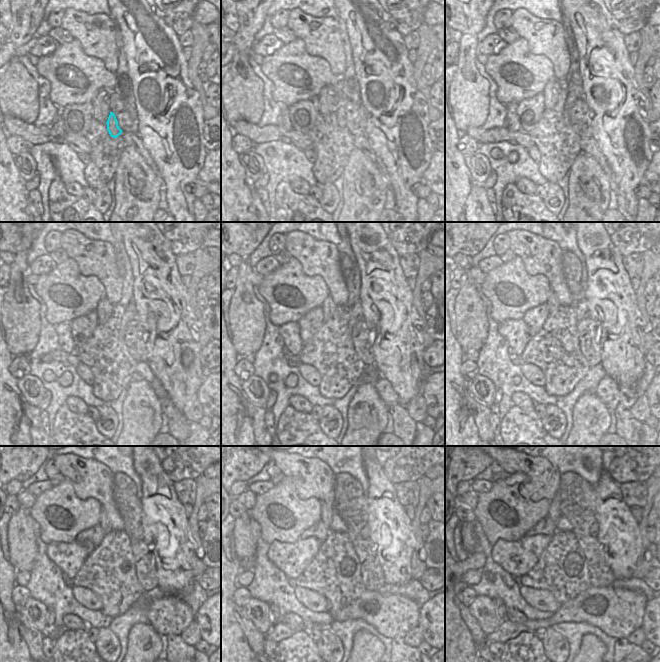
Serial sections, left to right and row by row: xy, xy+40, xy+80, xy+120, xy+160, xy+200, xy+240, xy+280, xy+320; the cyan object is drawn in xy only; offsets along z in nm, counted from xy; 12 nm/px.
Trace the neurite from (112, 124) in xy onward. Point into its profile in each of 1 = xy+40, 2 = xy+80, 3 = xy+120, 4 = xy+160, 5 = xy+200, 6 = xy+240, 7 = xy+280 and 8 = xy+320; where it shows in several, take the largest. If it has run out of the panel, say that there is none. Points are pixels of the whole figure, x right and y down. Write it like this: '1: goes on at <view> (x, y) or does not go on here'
1: goes on at xy+40 (340, 113)
2: goes on at xy+80 (571, 98)
3: goes on at xy+120 (129, 315)
4: goes on at xy+160 (356, 314)
5: goes on at xy+200 (582, 312)
6: goes on at xy+240 (138, 534)
7: goes on at xy+280 (365, 533)
8: goes on at xy+320 (594, 529)

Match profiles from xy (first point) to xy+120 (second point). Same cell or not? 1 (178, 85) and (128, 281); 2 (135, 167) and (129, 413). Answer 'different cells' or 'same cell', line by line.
1: different cells
2: same cell

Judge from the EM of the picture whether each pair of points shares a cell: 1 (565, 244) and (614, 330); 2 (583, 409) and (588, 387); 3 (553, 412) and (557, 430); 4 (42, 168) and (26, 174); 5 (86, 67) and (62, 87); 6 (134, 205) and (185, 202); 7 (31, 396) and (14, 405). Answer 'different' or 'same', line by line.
1: different
2: different
3: same
4: different
5: same
6: different
7: different

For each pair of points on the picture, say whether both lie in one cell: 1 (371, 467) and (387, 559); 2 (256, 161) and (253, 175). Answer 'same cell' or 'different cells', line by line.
1: same cell
2: same cell

